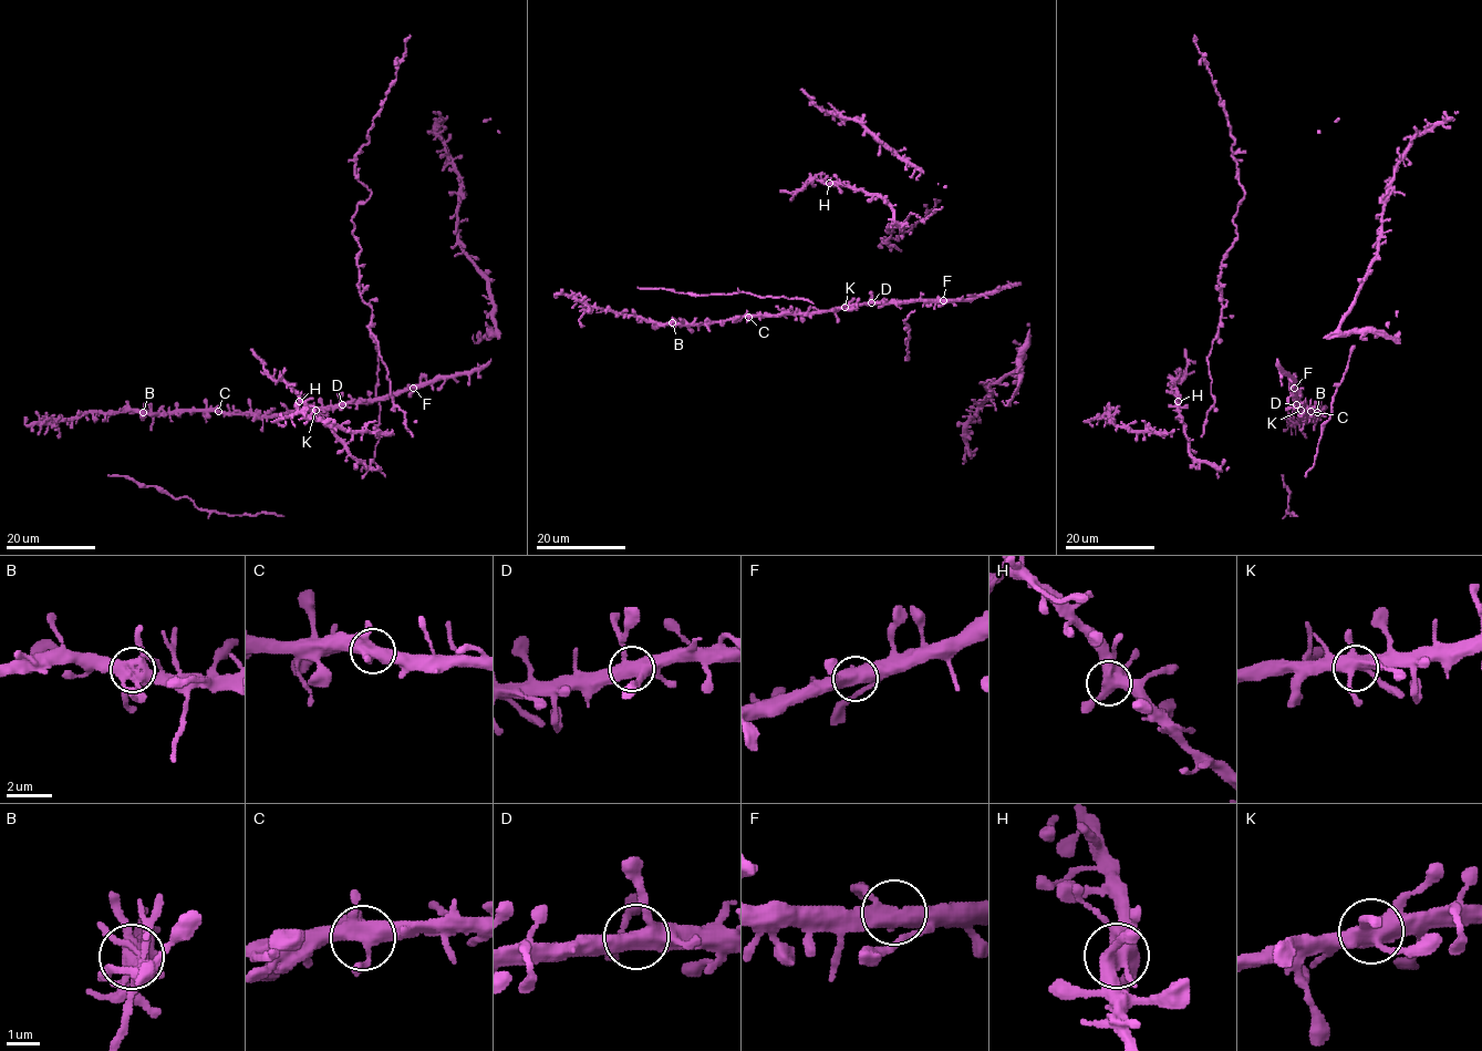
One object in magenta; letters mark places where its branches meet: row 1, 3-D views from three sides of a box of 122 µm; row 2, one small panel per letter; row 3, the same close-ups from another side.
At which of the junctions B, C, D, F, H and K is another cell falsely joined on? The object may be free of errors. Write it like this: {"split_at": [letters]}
{"split_at": []}

